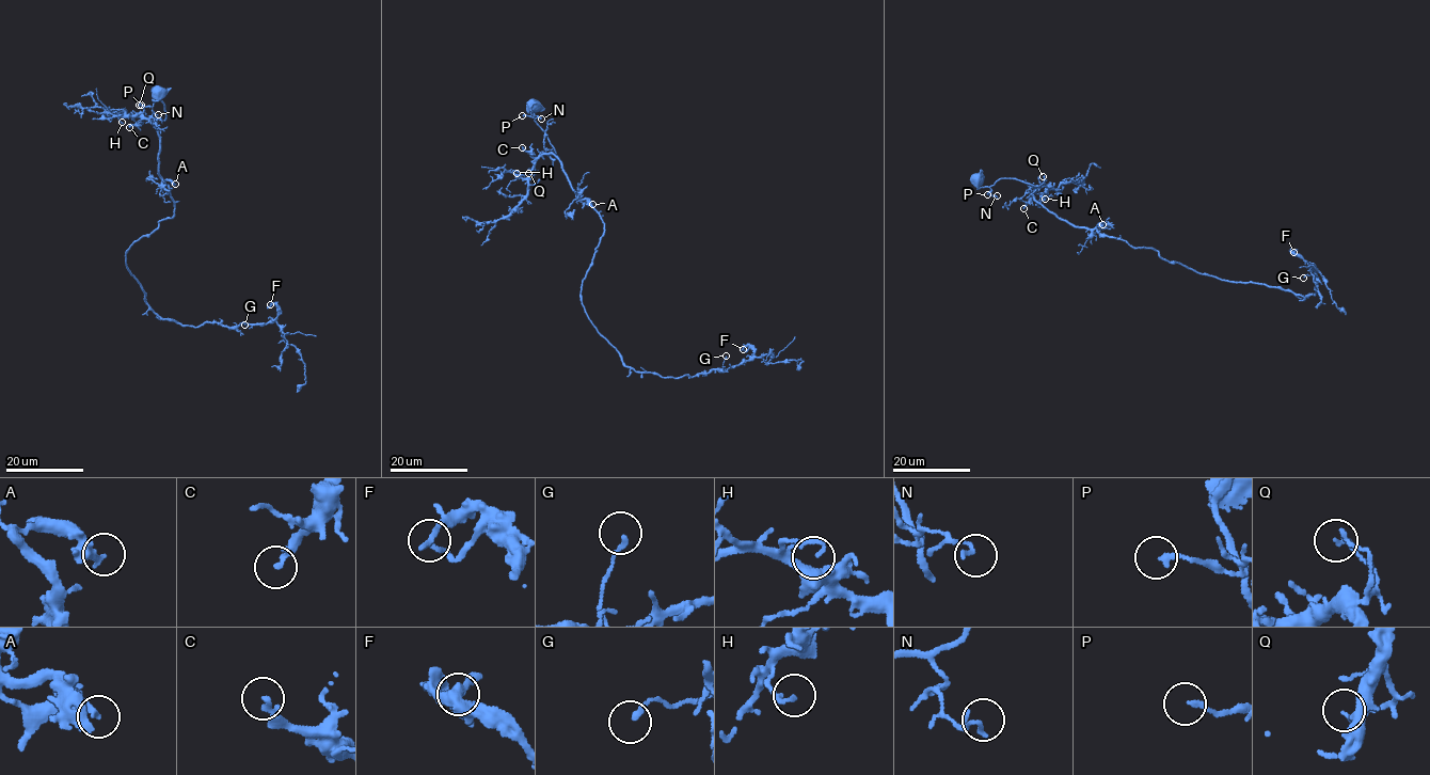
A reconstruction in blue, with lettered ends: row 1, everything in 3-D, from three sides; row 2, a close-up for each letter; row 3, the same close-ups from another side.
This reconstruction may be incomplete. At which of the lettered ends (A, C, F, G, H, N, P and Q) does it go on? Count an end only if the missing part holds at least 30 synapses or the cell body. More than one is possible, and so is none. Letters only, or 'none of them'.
none of them

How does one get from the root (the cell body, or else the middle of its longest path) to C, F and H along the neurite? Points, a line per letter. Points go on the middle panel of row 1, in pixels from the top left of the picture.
C: (533, 106), (530, 105), (530, 111), (555, 157), (542, 153), (533, 157), (522, 147)
F: (533, 106), (555, 157), (540, 153), (604, 224), (581, 303), (622, 363), (695, 377), (747, 361), (743, 349)
H: (533, 106), (530, 105), (530, 111), (555, 157), (543, 153), (528, 177), (519, 177), (512, 171), (517, 173)

